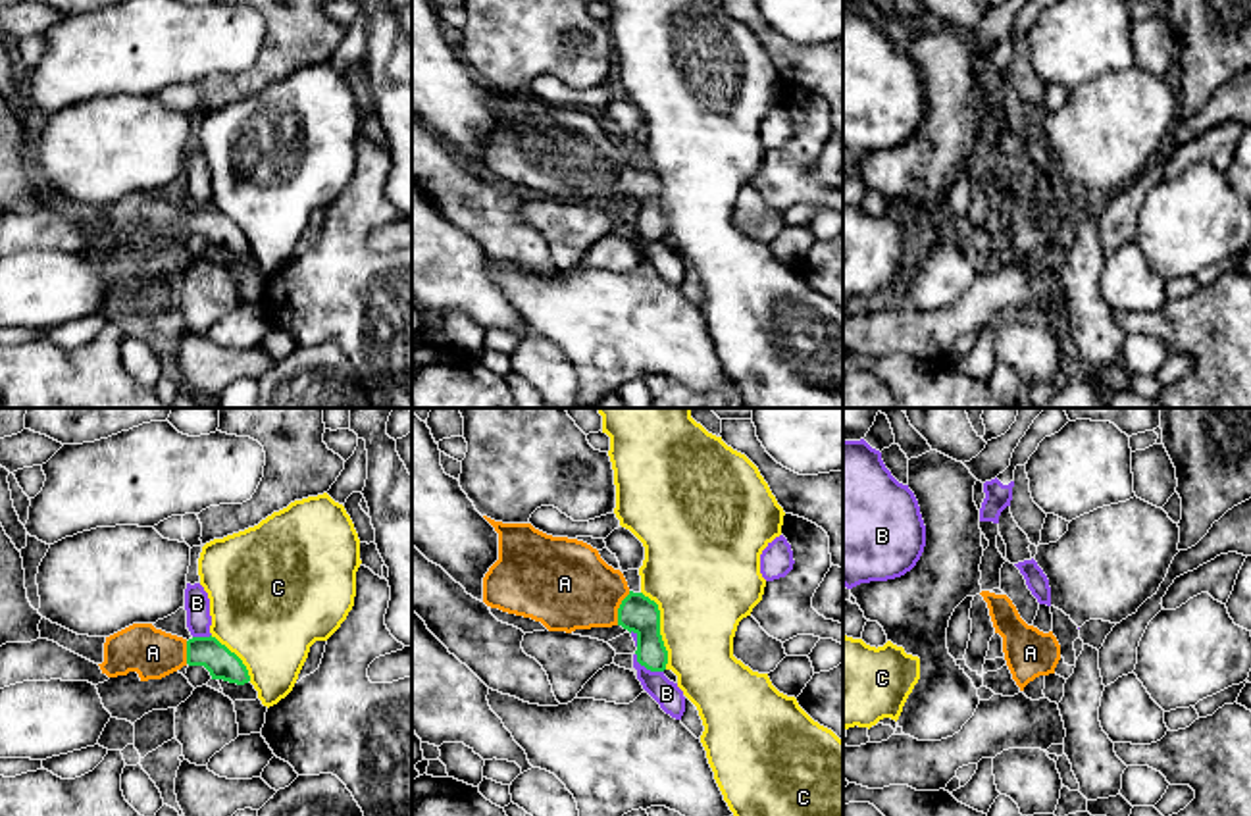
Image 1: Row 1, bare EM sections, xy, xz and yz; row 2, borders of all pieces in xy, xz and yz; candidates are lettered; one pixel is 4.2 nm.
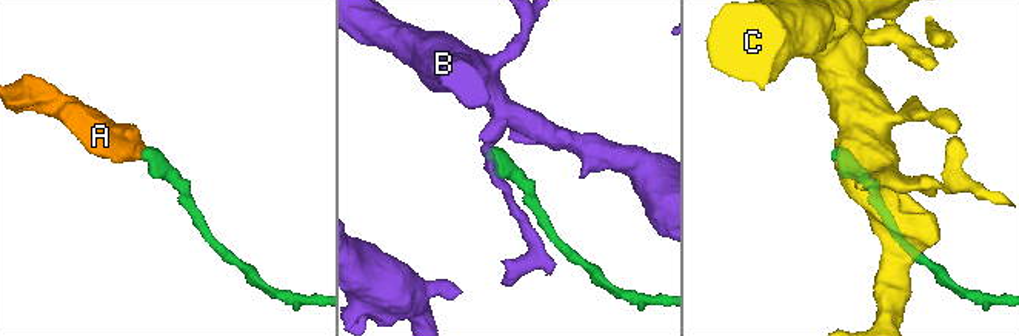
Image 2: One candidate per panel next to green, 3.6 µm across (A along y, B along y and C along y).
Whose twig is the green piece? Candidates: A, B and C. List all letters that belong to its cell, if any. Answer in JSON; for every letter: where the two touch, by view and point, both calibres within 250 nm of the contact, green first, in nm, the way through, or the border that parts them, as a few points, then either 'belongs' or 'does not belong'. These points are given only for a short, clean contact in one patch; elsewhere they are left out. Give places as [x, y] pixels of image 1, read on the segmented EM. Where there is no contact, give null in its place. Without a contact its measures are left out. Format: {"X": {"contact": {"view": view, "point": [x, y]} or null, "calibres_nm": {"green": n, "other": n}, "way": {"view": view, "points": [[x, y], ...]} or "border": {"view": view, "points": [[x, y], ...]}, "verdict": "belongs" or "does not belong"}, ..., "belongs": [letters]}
{"A": {"contact": {"view": "xz", "point": [618, 609]}, "calibres_nm": {"green": 160, "other": 380}, "way": {"view": "xz", "points": [[638, 612], [618, 609], [564, 584]]}, "verdict": "belongs"}, "B": {"contact": {"view": "xz", "point": [647, 668]}, "calibres_nm": {"green": 160, "other": 110}, "border": {"view": "xz", "points": [[636, 653], [641, 664], [663, 672]]}, "verdict": "does not belong"}, "C": {"contact": {"view": "xz", "point": [659, 630]}, "calibres_nm": {"green": 160, "other": 400}, "verdict": "does not belong"}, "belongs": ["A"]}

